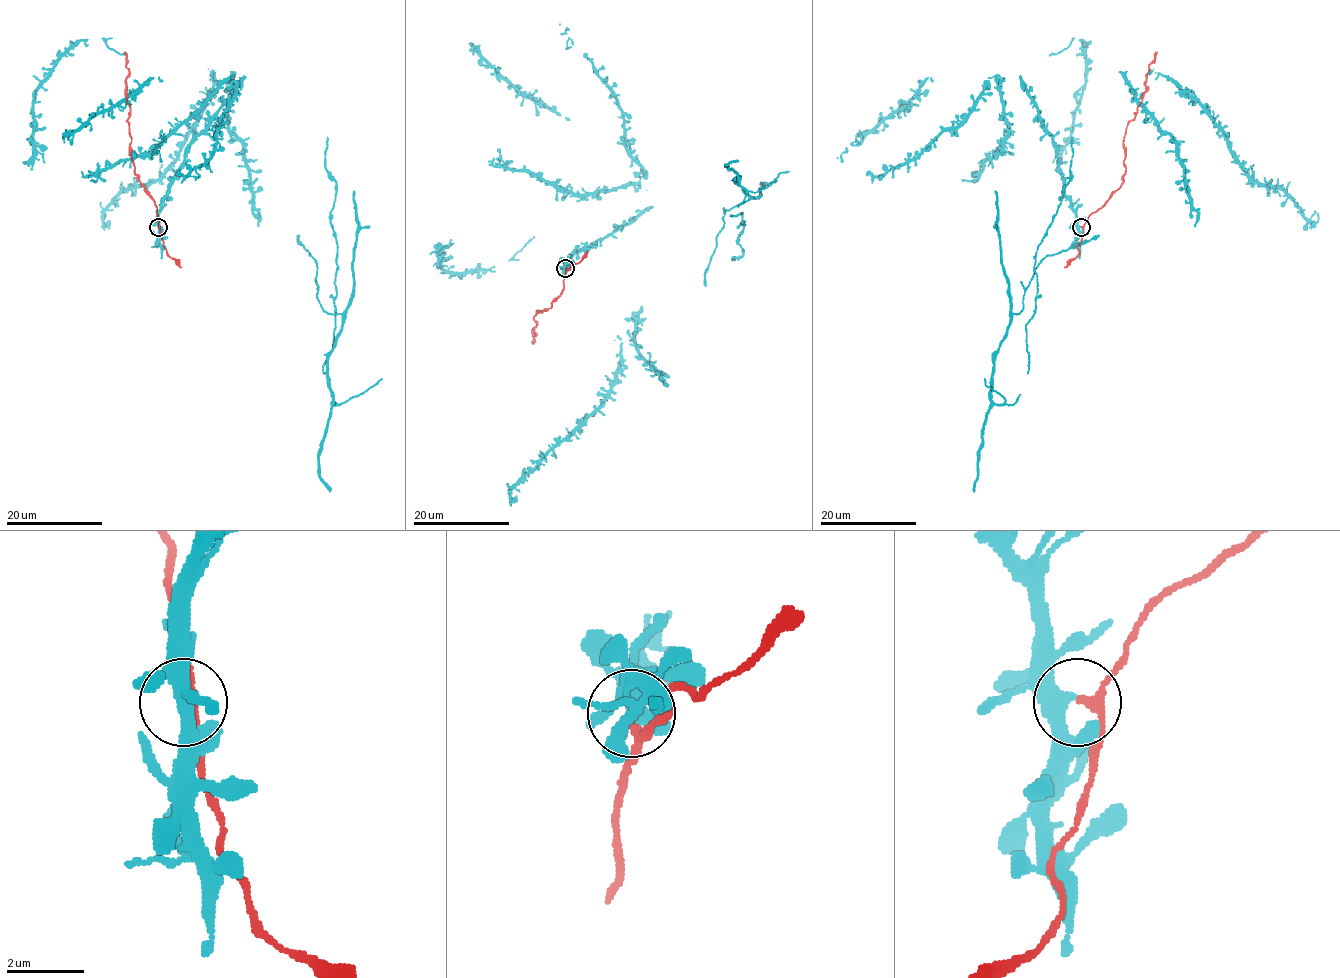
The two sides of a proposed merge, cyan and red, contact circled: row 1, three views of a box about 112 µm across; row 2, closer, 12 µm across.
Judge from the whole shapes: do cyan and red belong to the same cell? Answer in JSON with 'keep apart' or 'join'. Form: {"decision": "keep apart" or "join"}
{"decision": "keep apart"}

